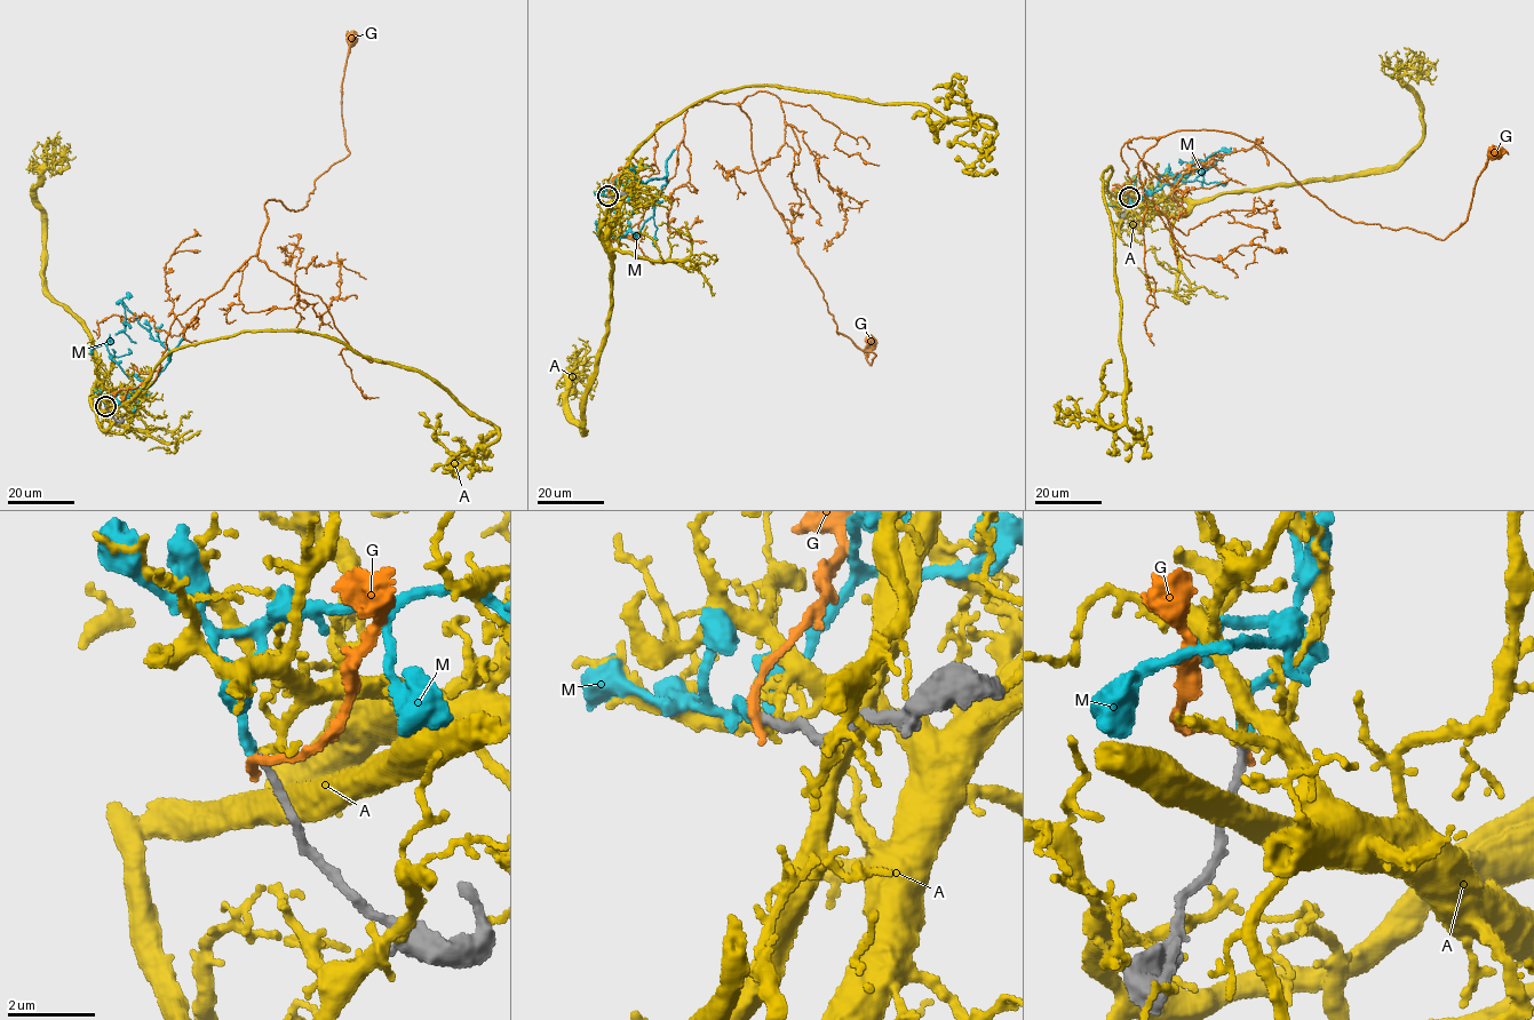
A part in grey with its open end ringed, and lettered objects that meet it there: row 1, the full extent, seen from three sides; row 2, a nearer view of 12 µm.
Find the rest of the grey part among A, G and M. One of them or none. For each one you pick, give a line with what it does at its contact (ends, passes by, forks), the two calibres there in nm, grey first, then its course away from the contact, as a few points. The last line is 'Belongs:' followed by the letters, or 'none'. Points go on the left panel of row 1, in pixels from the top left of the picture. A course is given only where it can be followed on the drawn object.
M: it ends there; 200 nm thick on the grey side, 240 nm on the other; it runs (105, 406), (105, 397), (144, 391), (168, 361), (168, 350), (121, 302), (124, 333), (135, 343)
Belongs: M

